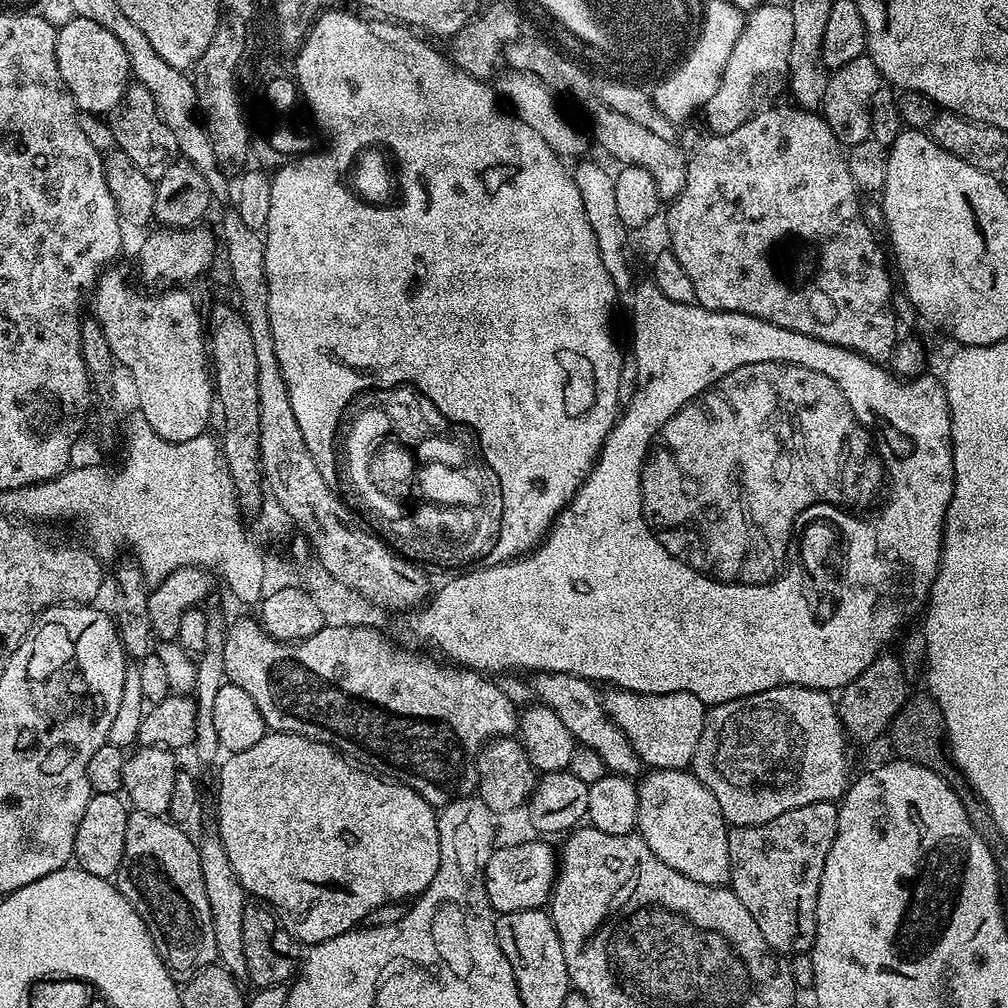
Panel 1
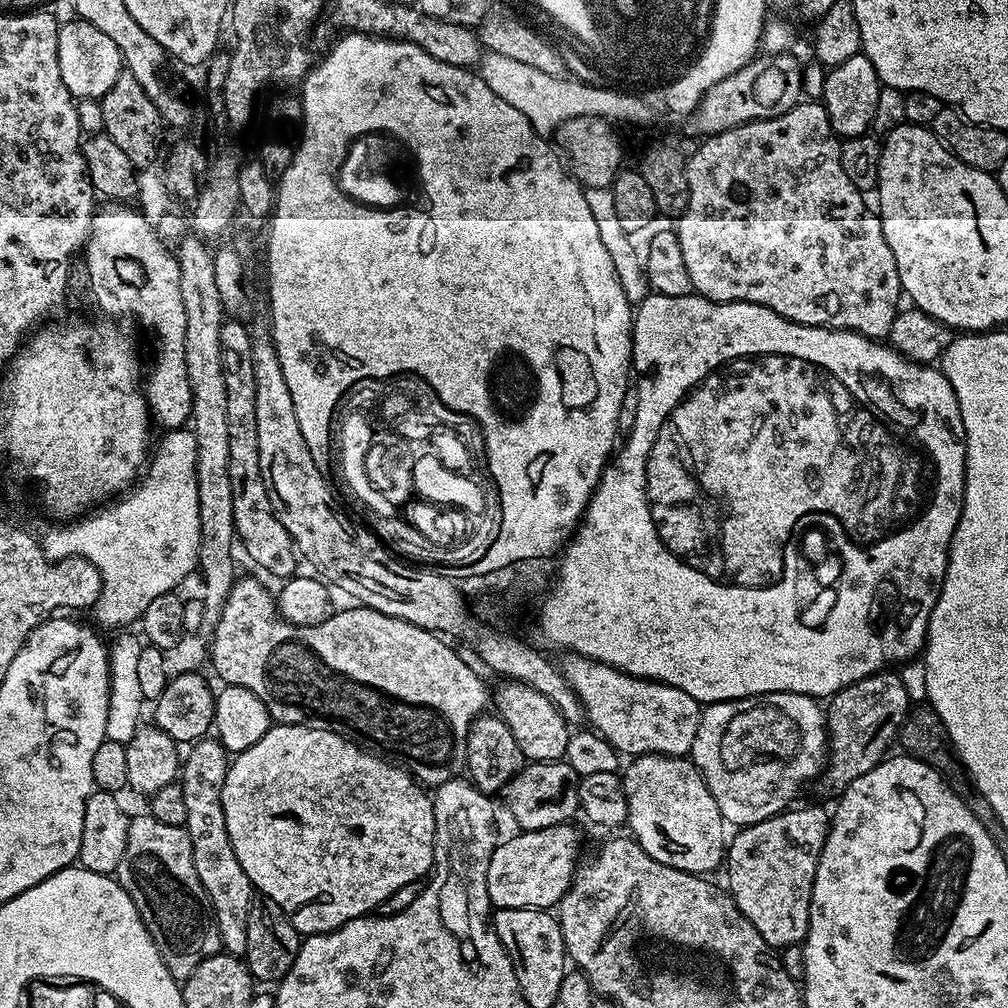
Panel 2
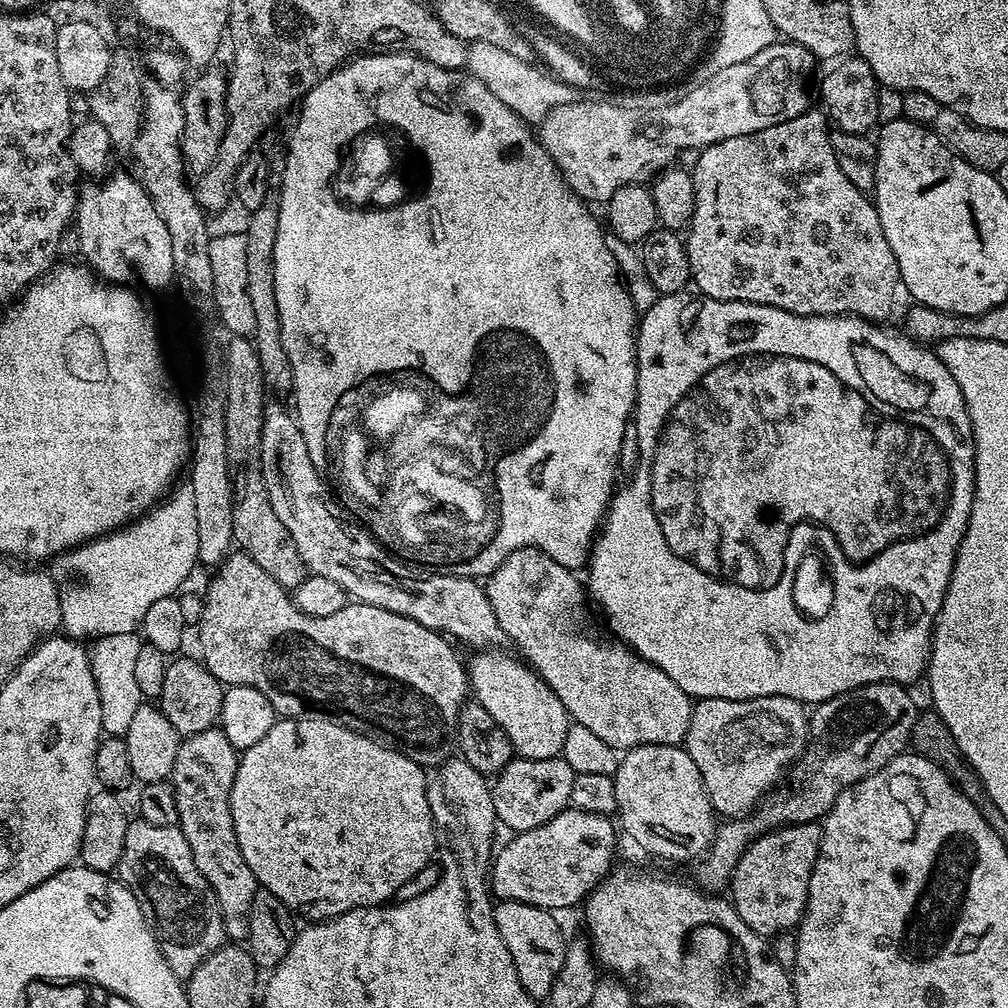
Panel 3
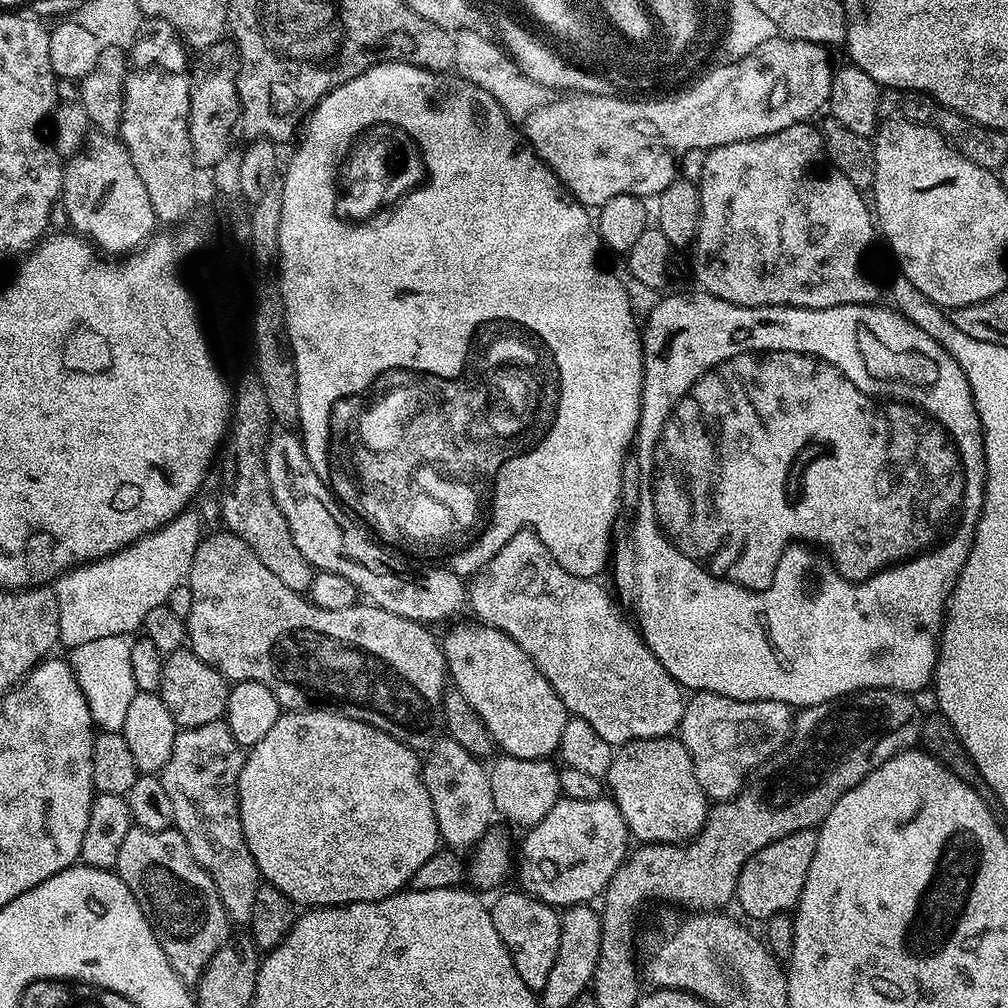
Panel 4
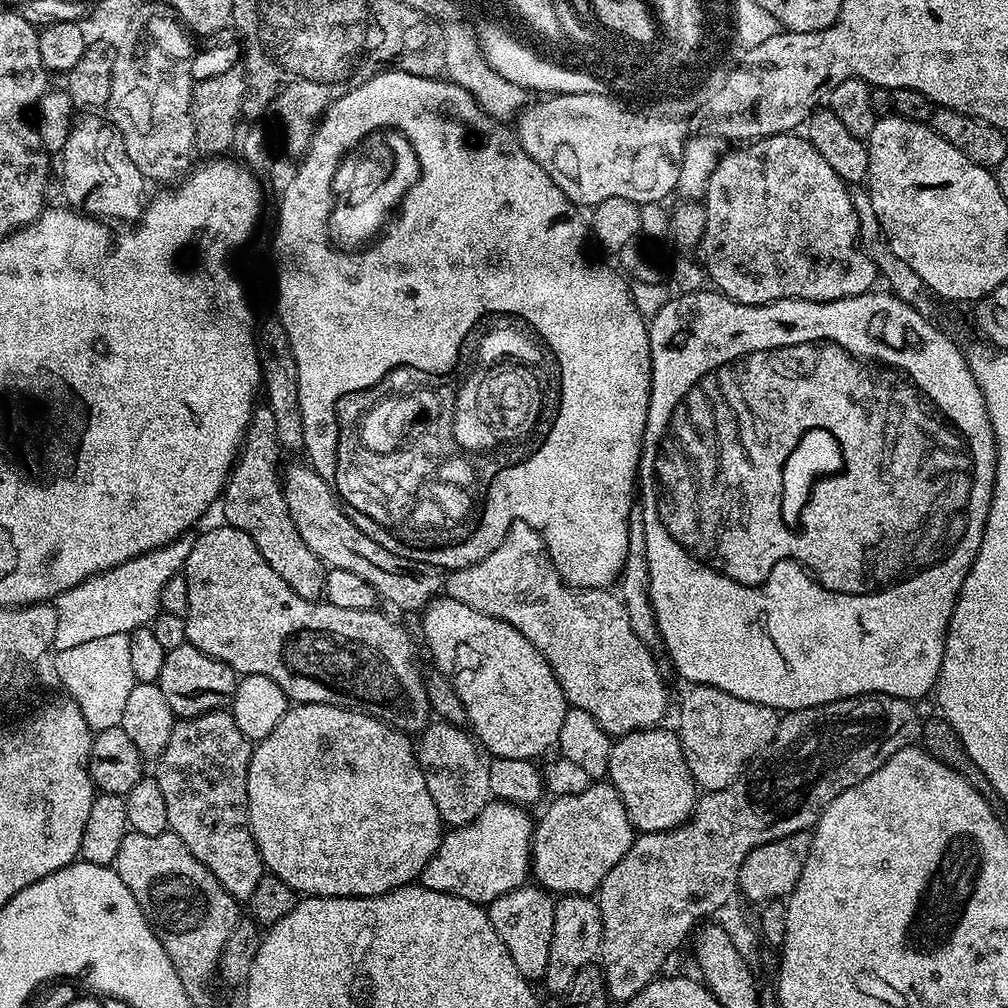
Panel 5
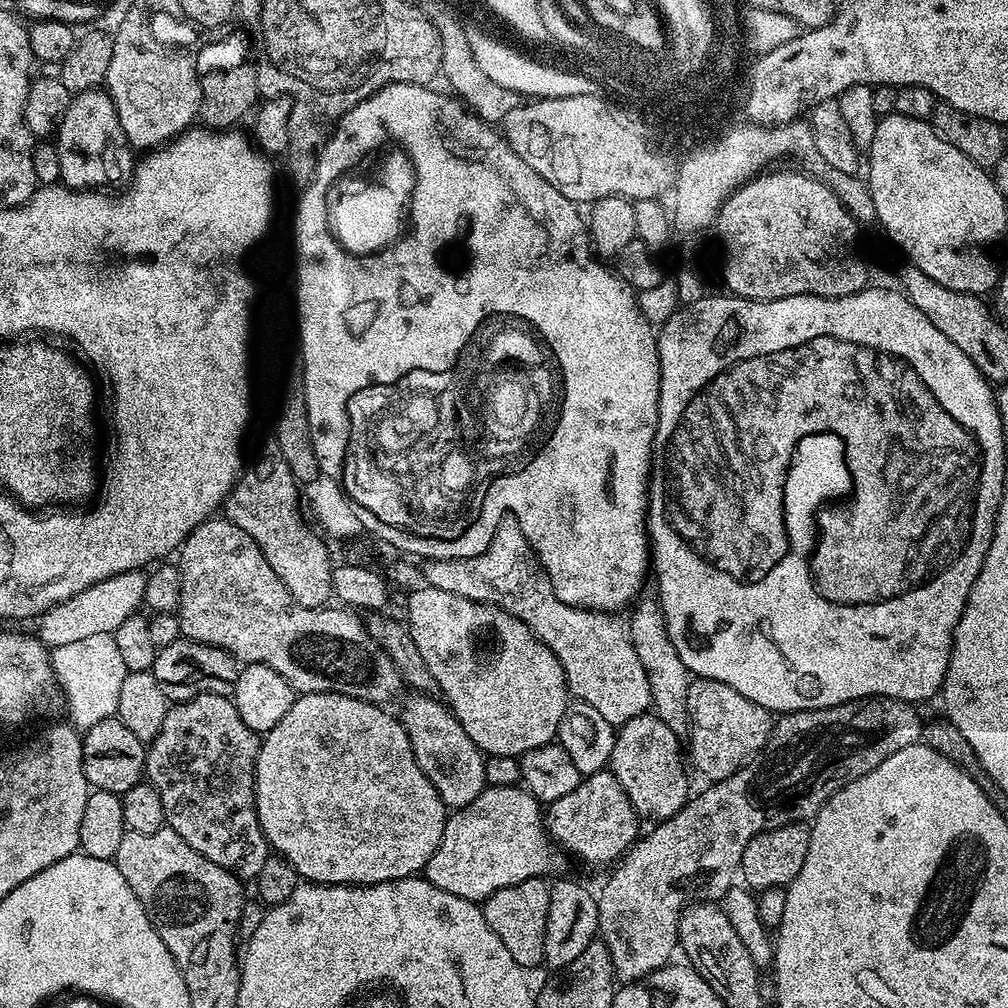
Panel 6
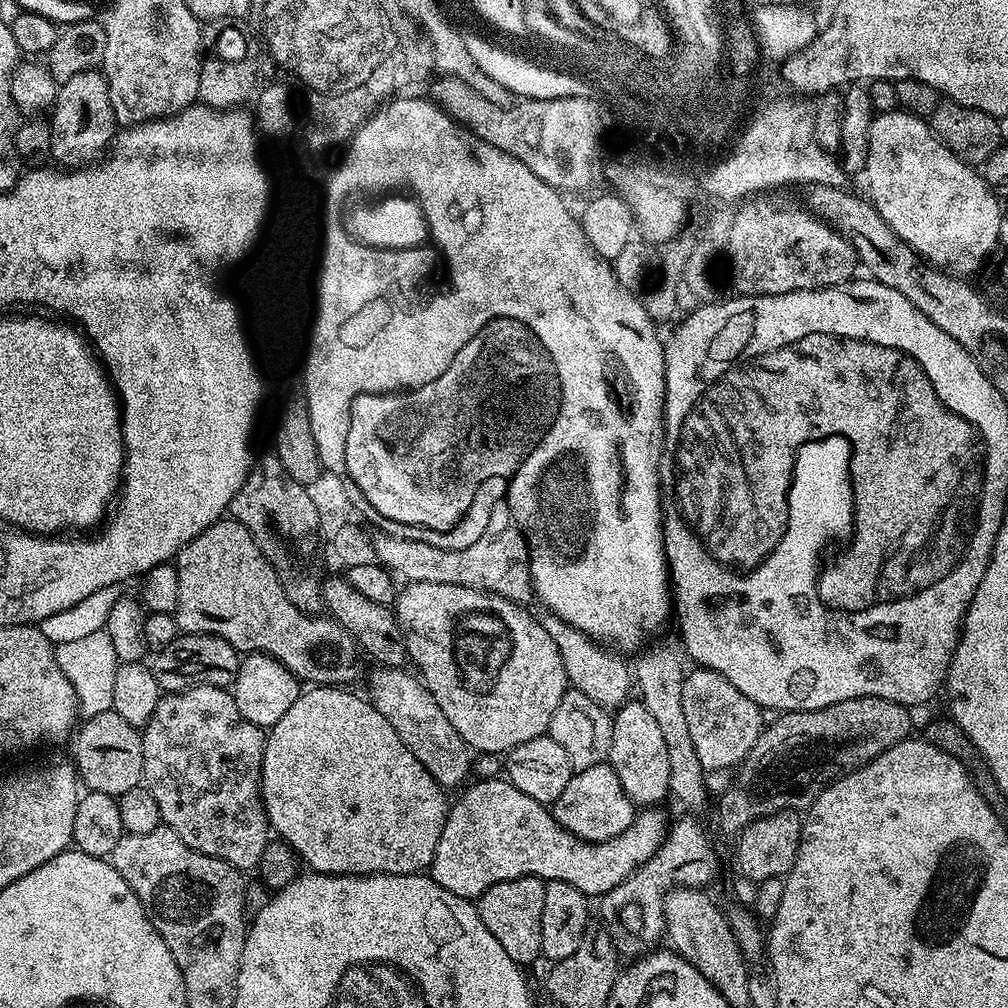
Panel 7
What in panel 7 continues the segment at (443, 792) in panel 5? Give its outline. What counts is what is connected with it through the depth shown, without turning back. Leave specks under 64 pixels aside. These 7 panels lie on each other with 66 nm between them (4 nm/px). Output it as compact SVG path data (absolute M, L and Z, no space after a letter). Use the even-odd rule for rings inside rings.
M380 666L375 670L377 672L368 680L367 699L371 700L378 714L382 714L382 718L394 726L394 734L402 738L406 750L410 750L410 754L422 762L422 766L440 783L441 788L459 789L469 779L468 772L470 776L474 768L474 756L467 742L460 737L458 730L454 730L454 726L450 726L446 714L442 714L438 702L434 702L423 680L404 668Z

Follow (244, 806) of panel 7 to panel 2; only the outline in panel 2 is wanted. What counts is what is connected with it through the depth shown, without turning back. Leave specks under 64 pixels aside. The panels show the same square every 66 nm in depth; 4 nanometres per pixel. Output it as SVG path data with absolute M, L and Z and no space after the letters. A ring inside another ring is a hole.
M215 738L197 740L187 749L183 757L178 782L182 786L182 794L186 801L186 822L184 827L188 830L192 857L194 858L194 870L198 870L198 879L210 898L212 908L216 912L216 925L220 935L220 946L230 956L243 957L246 951L246 922L248 911L254 899L254 889L250 878L246 878L246 870L234 858L234 846L230 846L230 834L226 834L226 814L222 810L222 786L226 782L230 753L220 745Z

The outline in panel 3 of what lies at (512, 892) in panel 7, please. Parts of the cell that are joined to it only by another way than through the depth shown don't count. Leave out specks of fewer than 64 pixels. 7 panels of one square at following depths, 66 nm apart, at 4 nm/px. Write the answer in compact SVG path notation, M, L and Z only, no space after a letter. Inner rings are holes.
M513 900L499 901L493 907L494 922L498 926L498 934L502 934L502 942L506 942L506 950L510 950L510 958L514 958L514 966L518 970L518 982L538 1002L543 1002L550 994L554 982L558 978L558 970L562 970L566 935L560 929L553 913L547 908L530 906L526 902Z

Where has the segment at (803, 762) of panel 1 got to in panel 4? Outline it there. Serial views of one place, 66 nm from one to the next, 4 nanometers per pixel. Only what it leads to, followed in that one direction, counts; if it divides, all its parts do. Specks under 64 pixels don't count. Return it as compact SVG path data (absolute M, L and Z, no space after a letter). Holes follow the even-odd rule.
M696 692L685 703L678 738L694 762L698 786L709 801L732 800L764 761L776 755L792 734L793 709L773 700L735 700Z

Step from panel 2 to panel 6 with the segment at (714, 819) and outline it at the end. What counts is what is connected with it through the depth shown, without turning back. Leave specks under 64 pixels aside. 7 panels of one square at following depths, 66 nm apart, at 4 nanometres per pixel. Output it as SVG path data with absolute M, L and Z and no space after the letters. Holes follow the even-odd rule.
M651 711L630 718L619 725L616 741L610 761L610 771L614 778L626 790L626 798L634 806L637 817L648 822L669 820L690 799L688 776L684 773L684 764L680 761L681 741Z

